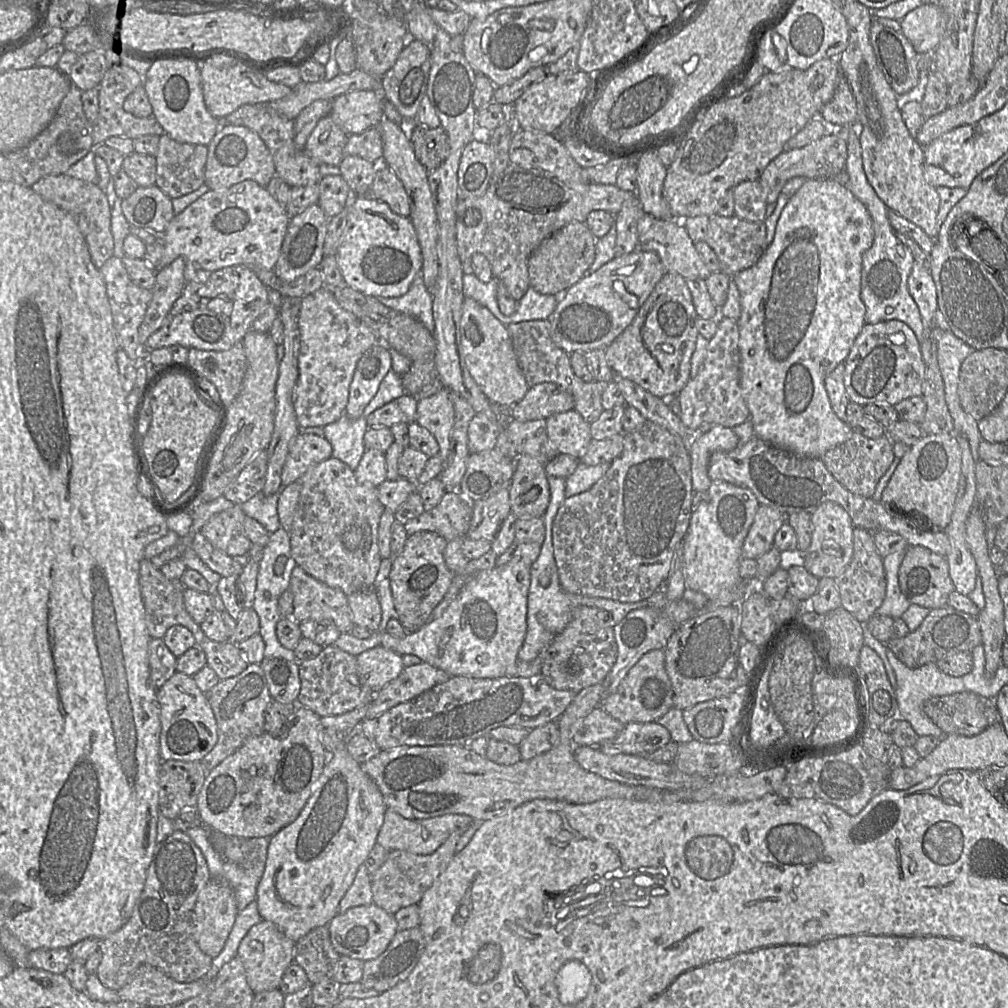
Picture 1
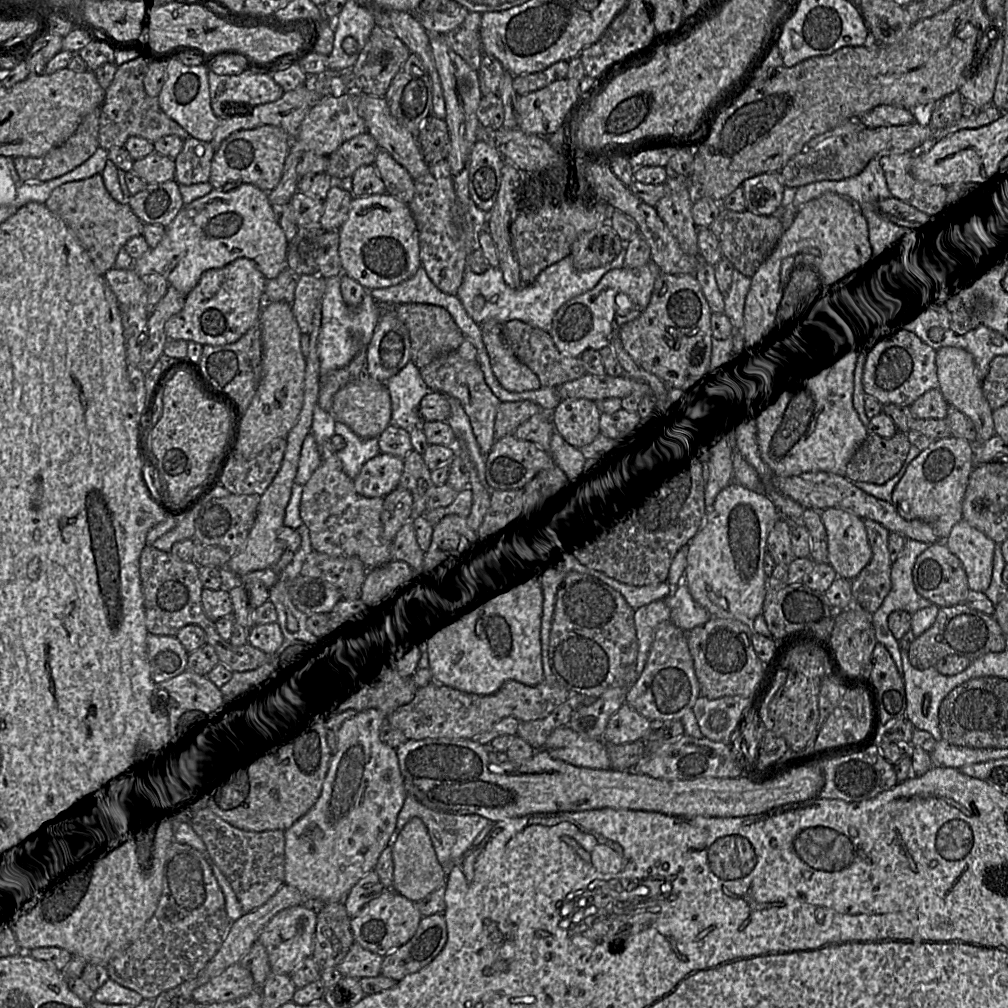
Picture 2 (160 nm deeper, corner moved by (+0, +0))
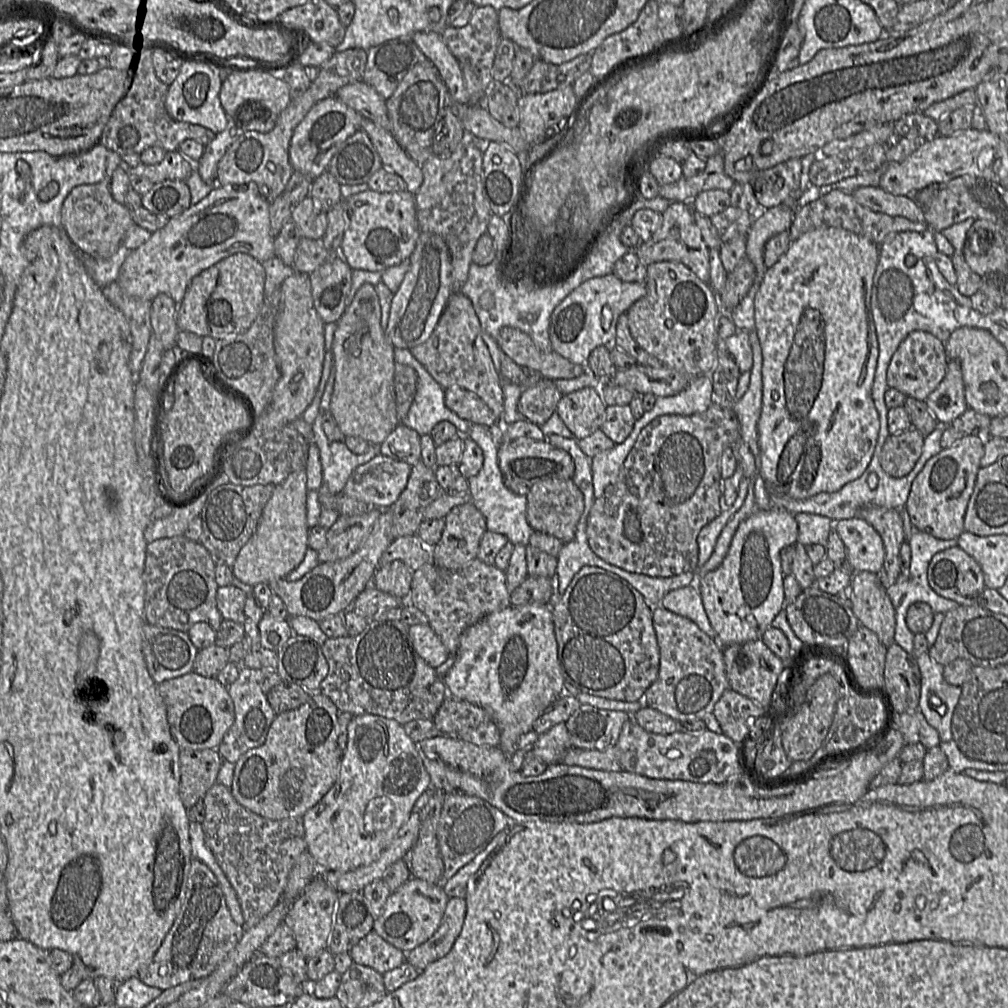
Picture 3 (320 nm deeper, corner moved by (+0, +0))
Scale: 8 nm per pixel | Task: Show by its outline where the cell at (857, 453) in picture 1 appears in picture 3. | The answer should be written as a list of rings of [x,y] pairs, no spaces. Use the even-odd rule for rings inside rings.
[[[913,428],[889,435],[880,455],[883,471],[893,478],[907,475],[919,459],[923,444],[924,436]]]

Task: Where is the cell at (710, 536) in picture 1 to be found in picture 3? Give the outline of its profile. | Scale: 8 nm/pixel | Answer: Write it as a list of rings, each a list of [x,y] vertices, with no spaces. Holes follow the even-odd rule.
[[[774,506],[769,510],[759,510],[749,516],[746,520],[742,521],[738,526],[733,539],[731,541],[727,555],[725,556],[721,565],[707,574],[700,576],[696,580],[696,586],[700,592],[702,603],[707,614],[707,617],[717,634],[717,640],[722,645],[722,647],[727,647],[735,644],[743,644],[750,641],[759,640],[762,638],[764,632],[771,626],[772,621],[776,615],[786,606],[786,600],[784,595],[783,588],[783,578],[784,574],[781,567],[781,556],[780,552],[782,549],[790,547],[798,542],[798,524],[794,518],[794,515],[791,514],[788,510],[782,507]]]

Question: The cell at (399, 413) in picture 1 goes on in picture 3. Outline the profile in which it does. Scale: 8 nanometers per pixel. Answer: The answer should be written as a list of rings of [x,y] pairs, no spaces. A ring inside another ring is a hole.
[[[458,386],[445,389],[444,403],[470,424],[494,426],[500,421],[478,395]]]

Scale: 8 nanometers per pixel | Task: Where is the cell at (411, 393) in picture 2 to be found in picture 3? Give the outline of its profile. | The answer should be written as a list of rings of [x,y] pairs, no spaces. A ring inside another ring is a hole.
[[[395,348],[394,361],[413,368],[417,374],[415,397],[401,424],[422,436],[430,435],[431,430],[438,422],[448,421],[457,428],[460,434],[466,435],[471,424],[446,407],[444,403],[445,389],[413,357],[410,349]]]

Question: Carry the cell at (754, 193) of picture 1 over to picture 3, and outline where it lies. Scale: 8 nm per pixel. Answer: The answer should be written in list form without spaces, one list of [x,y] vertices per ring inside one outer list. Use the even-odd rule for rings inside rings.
[[[814,154],[793,158],[756,173],[749,184],[762,209],[793,203],[797,209],[801,191],[807,185],[807,172]]]

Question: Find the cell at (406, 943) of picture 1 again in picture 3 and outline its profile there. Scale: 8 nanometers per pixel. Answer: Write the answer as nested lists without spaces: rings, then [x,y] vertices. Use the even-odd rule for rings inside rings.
[[[450,898],[436,932],[424,943],[406,953],[405,962],[418,970],[444,957],[461,933],[466,915],[464,898]]]

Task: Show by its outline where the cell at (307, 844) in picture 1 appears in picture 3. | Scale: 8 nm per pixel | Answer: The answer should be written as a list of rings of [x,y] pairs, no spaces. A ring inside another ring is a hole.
[[[373,714],[353,717],[348,724],[347,746],[342,753],[340,772],[335,784],[302,816],[305,829],[306,850],[312,855],[320,871],[345,873],[371,864],[377,860],[381,853],[390,845],[401,826],[408,820],[419,796],[430,787],[431,777],[417,751],[416,743],[406,734],[403,725],[393,719]]]

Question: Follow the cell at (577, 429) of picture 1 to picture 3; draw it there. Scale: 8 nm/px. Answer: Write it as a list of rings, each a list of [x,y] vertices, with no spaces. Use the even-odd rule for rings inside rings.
[[[585,387],[563,395],[556,412],[572,432],[573,438],[580,440],[600,429],[606,407],[599,388]]]

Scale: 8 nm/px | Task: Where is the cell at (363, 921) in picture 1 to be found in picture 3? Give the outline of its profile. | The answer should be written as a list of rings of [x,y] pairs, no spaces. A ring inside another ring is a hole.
[[[411,877],[389,895],[383,913],[374,921],[373,931],[407,953],[426,942],[436,932],[449,900],[441,884],[431,884]]]

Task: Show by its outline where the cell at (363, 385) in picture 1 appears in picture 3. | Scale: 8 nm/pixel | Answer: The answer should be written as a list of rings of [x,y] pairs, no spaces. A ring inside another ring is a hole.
[[[421,231],[409,258],[410,268],[394,293],[385,328],[387,338],[398,349],[411,349],[429,338],[452,294],[450,252],[441,236]]]

